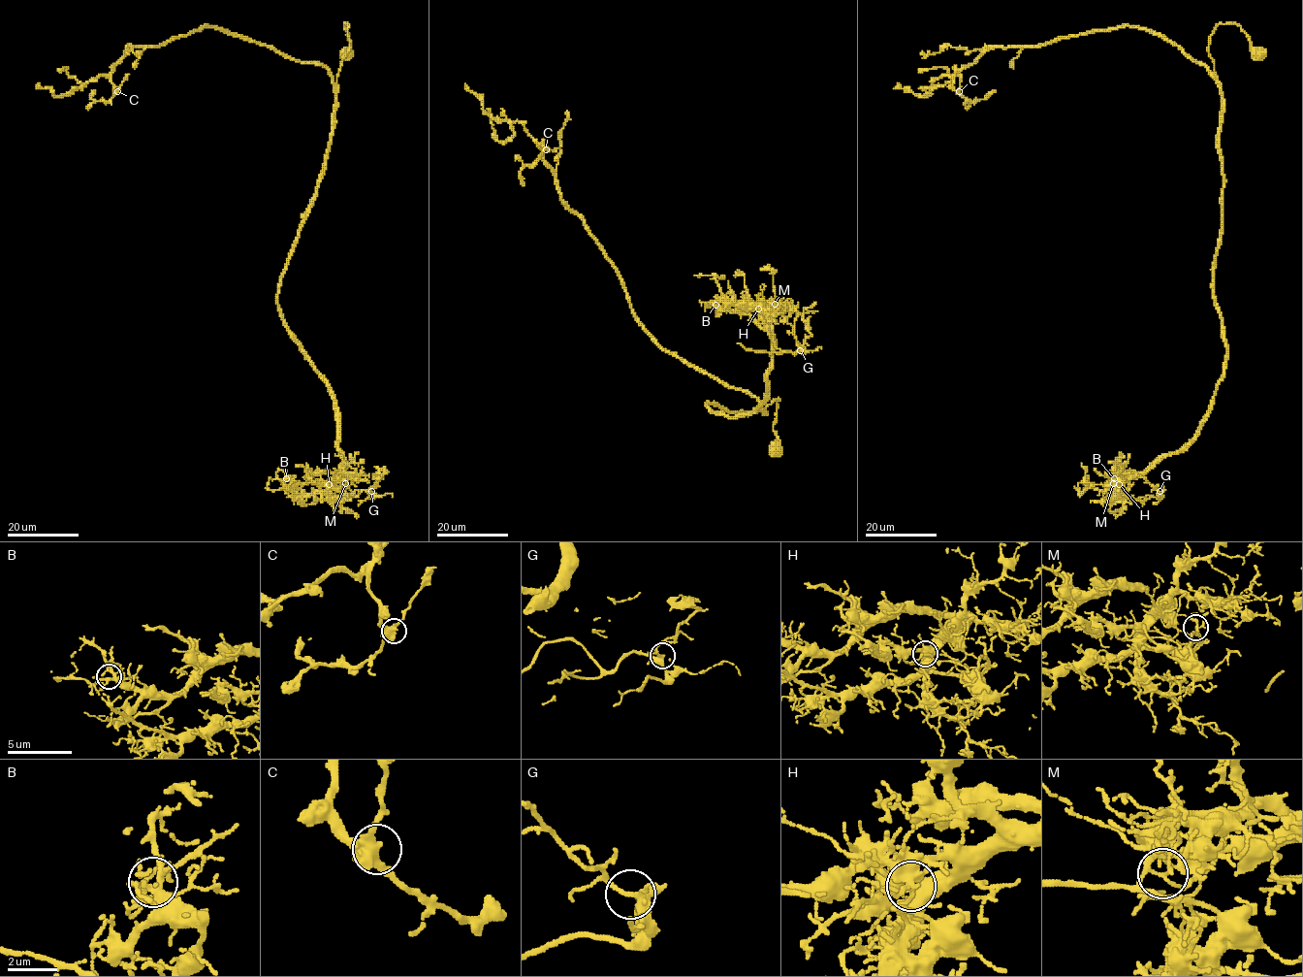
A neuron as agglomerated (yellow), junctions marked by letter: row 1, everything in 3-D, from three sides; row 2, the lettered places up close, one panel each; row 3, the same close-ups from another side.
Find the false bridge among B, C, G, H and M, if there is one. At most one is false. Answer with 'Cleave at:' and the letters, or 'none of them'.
Cleave at: M

